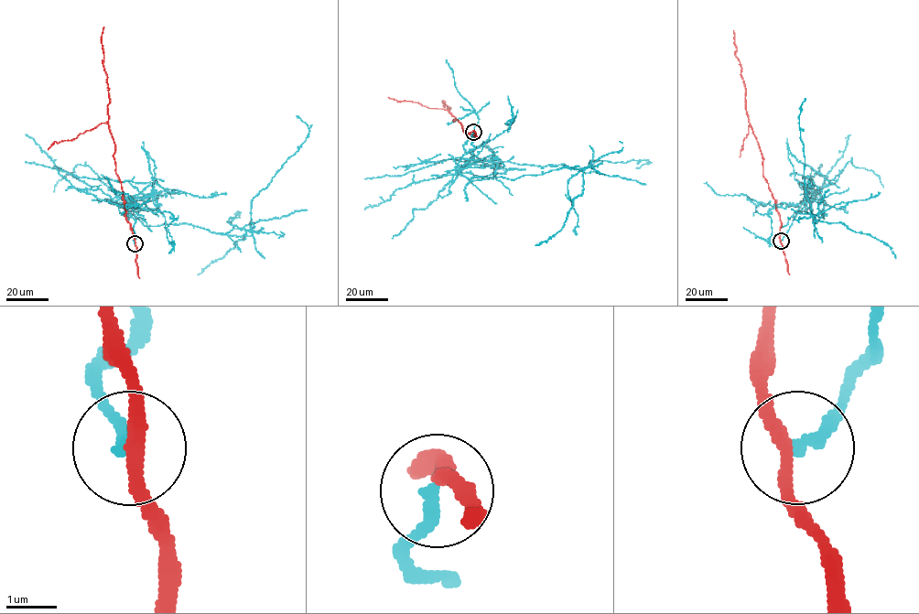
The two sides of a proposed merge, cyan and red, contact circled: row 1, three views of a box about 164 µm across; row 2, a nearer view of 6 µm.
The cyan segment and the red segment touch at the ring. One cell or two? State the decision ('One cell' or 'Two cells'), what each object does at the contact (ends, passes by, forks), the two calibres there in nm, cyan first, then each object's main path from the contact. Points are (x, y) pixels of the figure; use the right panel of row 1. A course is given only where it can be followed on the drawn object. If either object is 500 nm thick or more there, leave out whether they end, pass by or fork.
Two cells. At the ring cyan ends. At the ring red passes by. Thickness 260 nm (cyan) against 280 nm. Course of cyan: (781, 241), (814, 199), (825, 201), (827, 214), (815, 221), (805, 196), (798, 118), (805, 99). Course of red: (781, 241), (781, 221), (775, 199), (762, 174), (762, 156), (745, 107), (746, 88), (736, 56), (733, 30)

